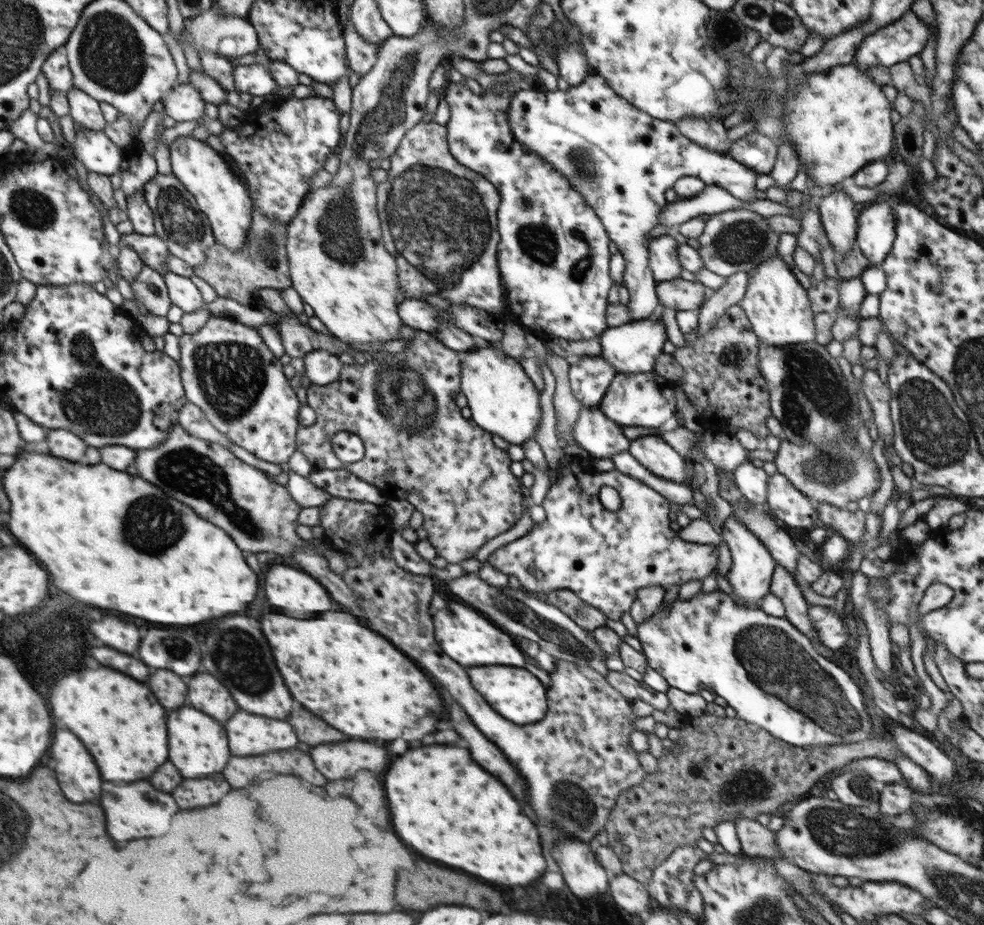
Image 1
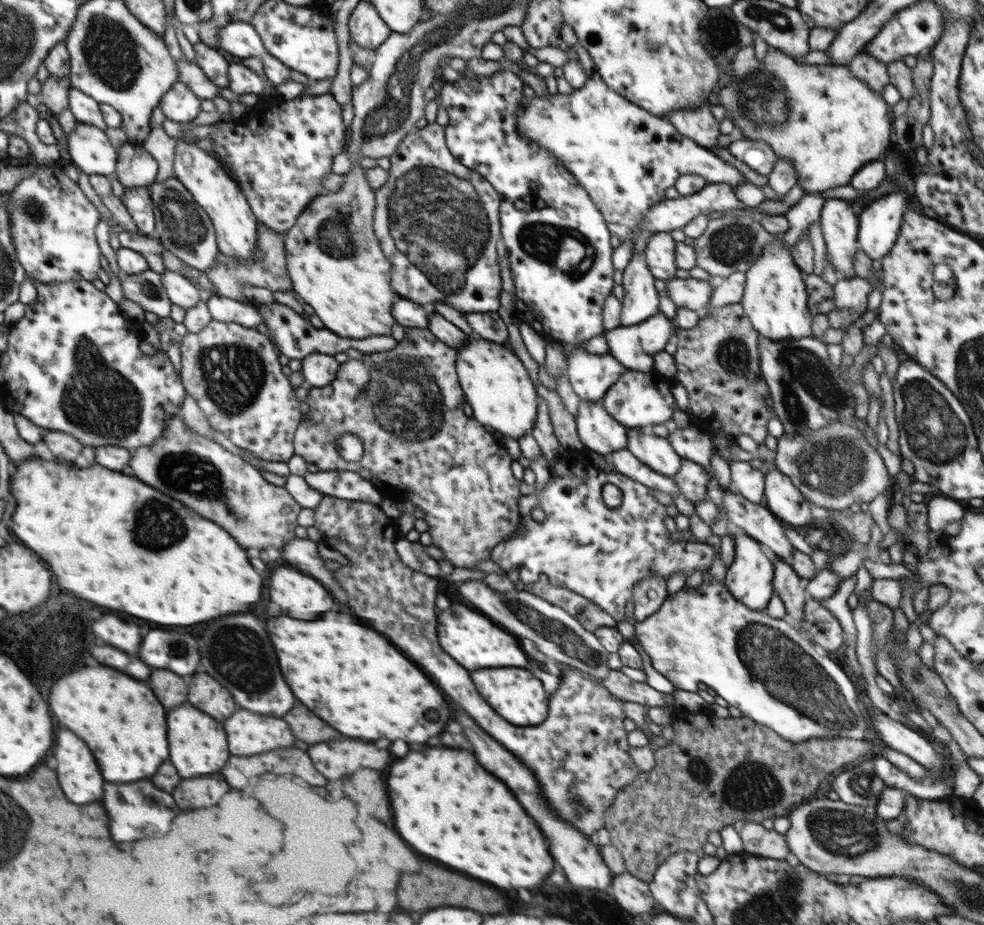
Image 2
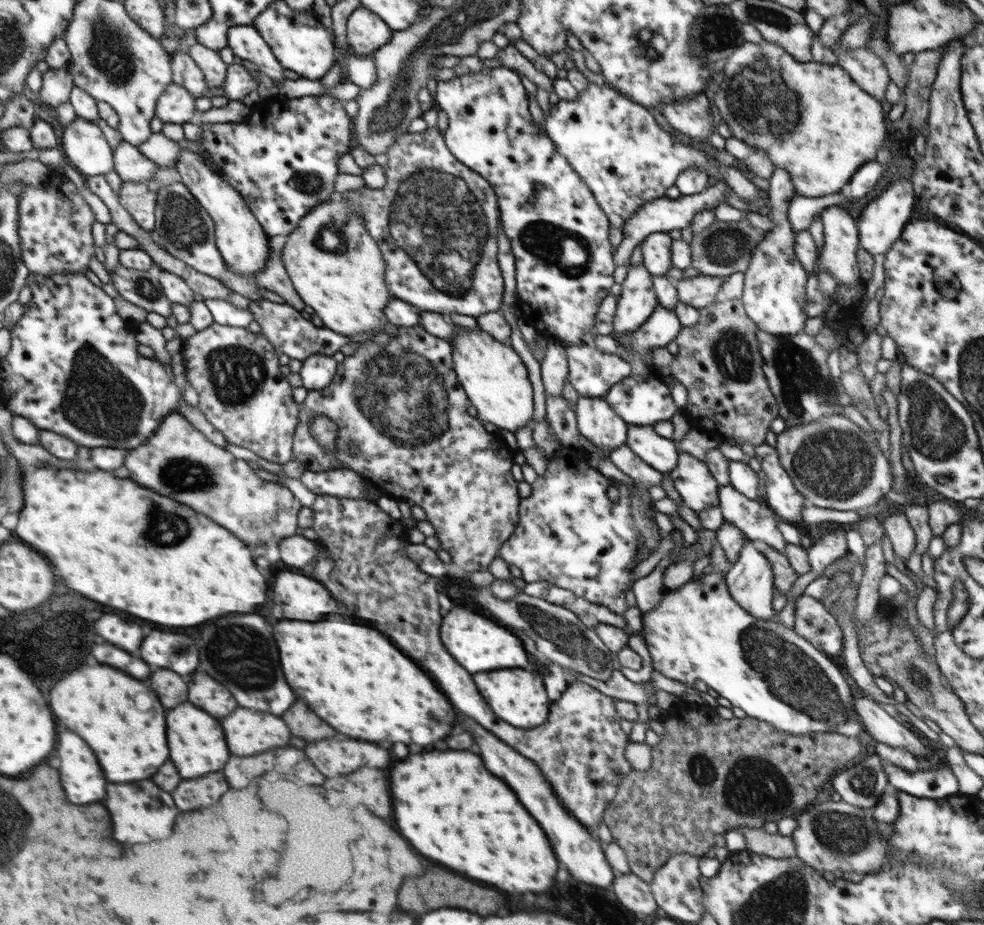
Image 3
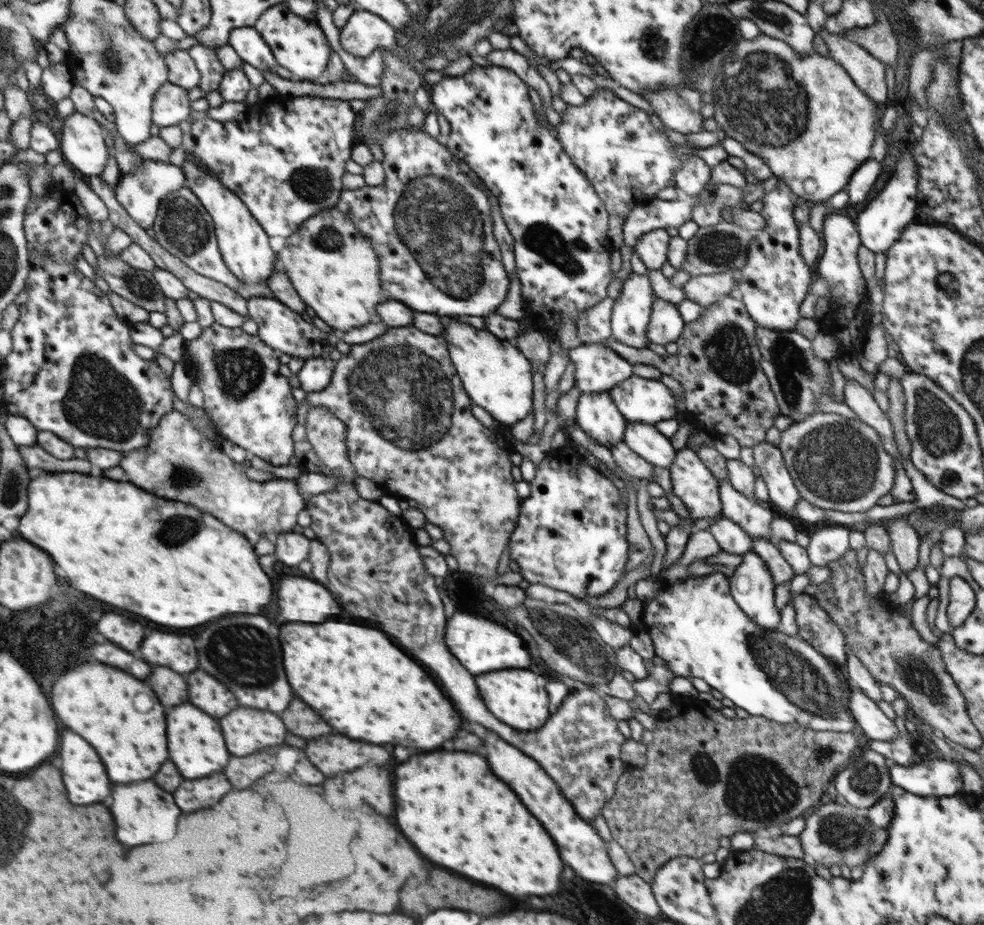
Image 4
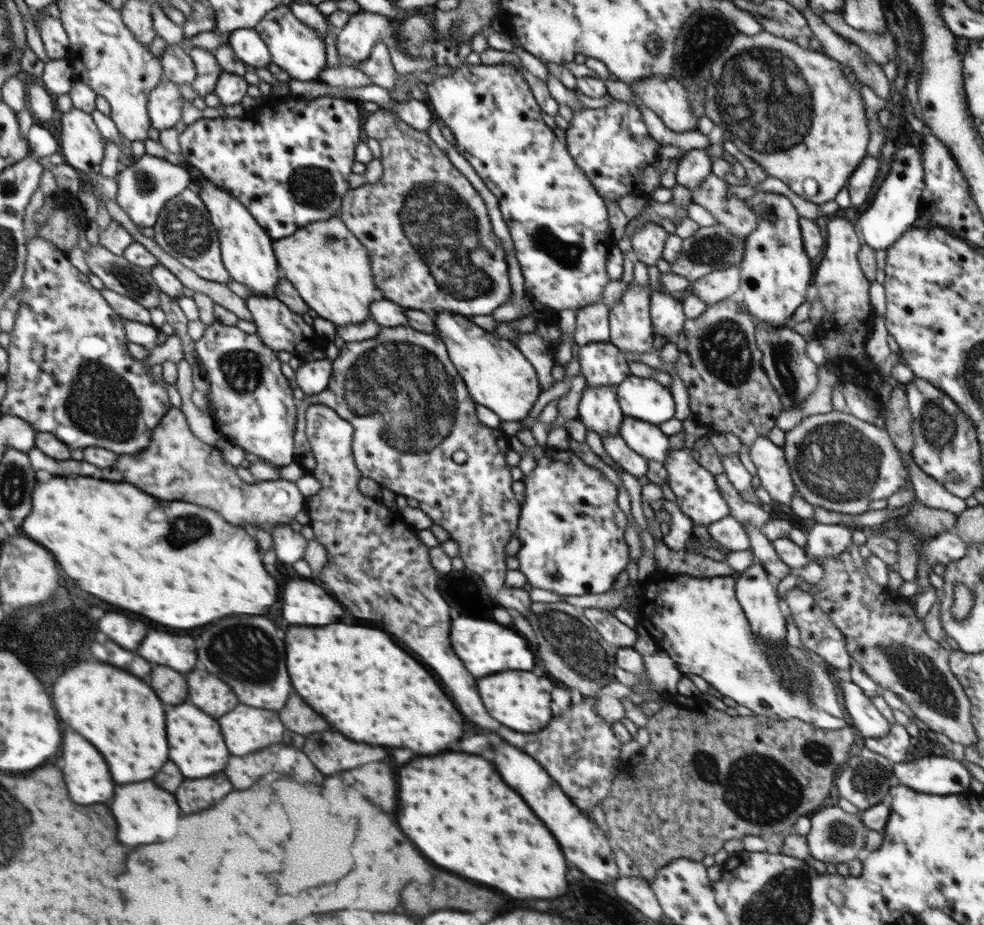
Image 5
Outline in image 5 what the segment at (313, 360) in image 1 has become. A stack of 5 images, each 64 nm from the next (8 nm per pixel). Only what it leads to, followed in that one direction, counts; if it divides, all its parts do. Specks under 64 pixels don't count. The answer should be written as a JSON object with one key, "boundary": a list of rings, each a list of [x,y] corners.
{"boundary":[[[326,359],[306,362],[295,370],[295,380],[305,395],[314,395],[328,386],[331,381],[332,361]]]}

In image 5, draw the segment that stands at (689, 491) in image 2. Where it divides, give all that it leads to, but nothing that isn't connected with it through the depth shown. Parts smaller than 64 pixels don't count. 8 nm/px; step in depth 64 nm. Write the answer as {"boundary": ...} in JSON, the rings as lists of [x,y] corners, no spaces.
{"boundary":[[[670,449],[663,466],[668,472],[669,485],[676,495],[680,510],[692,521],[693,526],[710,526],[729,515],[730,507],[718,489],[716,479],[692,457],[692,449]]]}

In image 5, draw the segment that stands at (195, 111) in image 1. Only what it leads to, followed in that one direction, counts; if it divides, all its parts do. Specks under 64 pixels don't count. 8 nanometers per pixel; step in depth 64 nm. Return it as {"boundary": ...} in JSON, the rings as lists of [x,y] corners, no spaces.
{"boundary":[[[164,79],[148,95],[150,128],[160,132],[172,128],[182,118],[184,99],[176,83]]]}

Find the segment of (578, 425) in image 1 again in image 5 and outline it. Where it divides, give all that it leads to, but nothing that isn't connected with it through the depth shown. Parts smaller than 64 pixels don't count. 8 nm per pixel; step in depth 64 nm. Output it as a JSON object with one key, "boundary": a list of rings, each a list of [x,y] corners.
{"boundary":[[[616,385],[585,388],[577,419],[600,436],[619,435],[624,415],[616,400],[616,391]]]}

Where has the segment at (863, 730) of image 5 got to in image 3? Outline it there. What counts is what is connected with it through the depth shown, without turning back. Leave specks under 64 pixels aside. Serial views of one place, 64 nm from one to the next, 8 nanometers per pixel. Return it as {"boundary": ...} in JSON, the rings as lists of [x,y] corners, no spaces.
{"boundary":[[[866,696],[855,698],[853,705],[864,730],[874,740],[893,747],[908,749],[916,758],[922,758],[926,749],[922,740],[890,716],[883,709],[882,704]]]}

